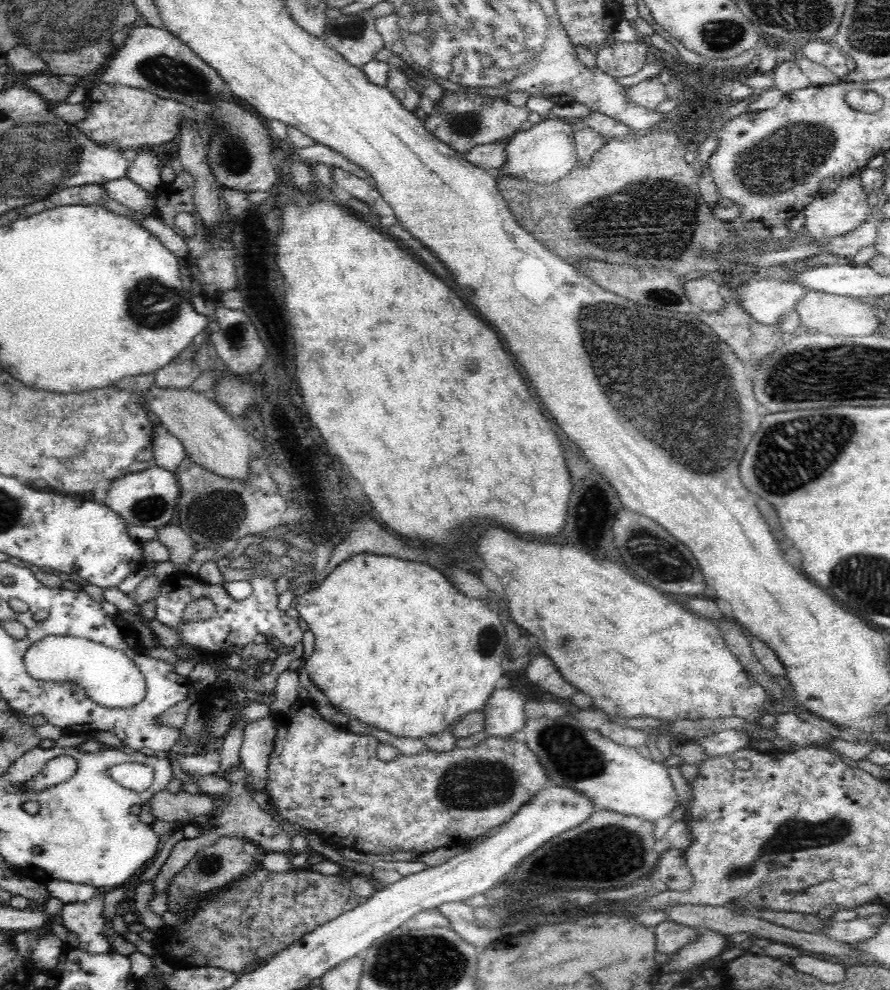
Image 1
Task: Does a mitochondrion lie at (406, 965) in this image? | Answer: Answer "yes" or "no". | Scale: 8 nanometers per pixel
yes

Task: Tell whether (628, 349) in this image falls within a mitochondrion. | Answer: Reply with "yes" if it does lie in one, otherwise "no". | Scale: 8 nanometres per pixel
yes

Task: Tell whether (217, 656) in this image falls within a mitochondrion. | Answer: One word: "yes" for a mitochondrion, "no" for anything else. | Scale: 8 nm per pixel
no

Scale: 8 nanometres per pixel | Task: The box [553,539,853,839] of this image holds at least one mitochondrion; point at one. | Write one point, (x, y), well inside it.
(565, 640)

